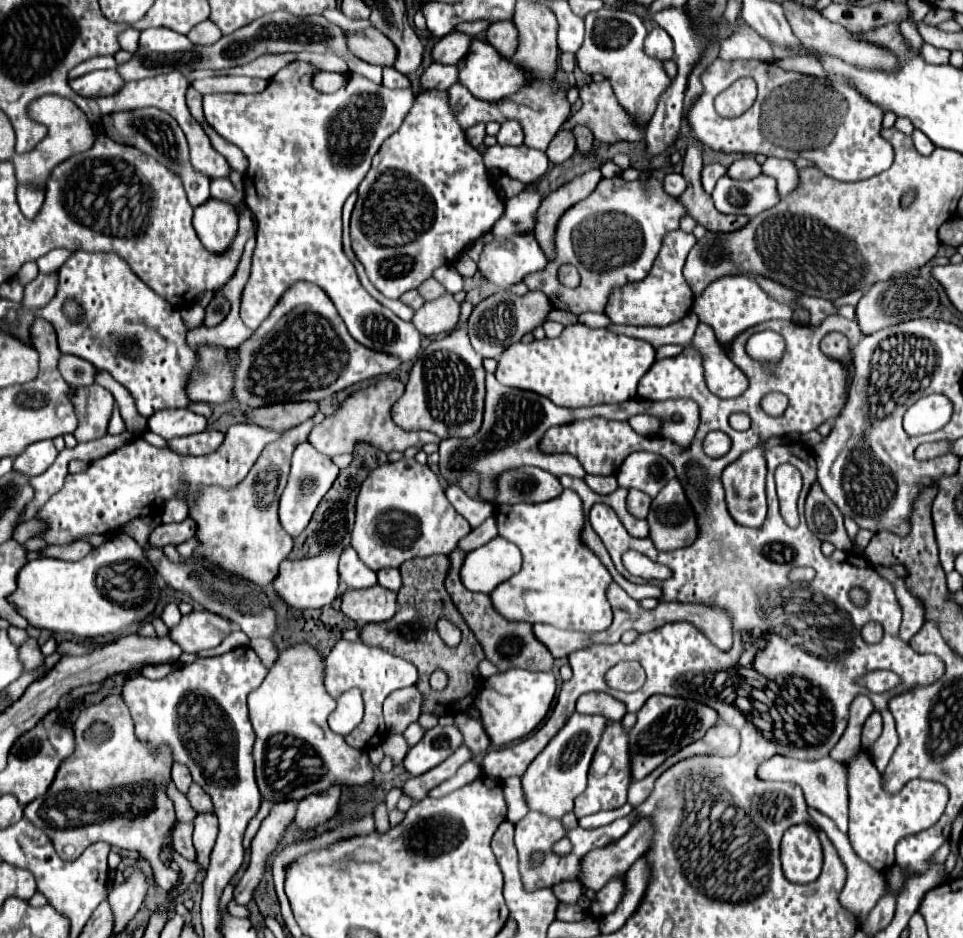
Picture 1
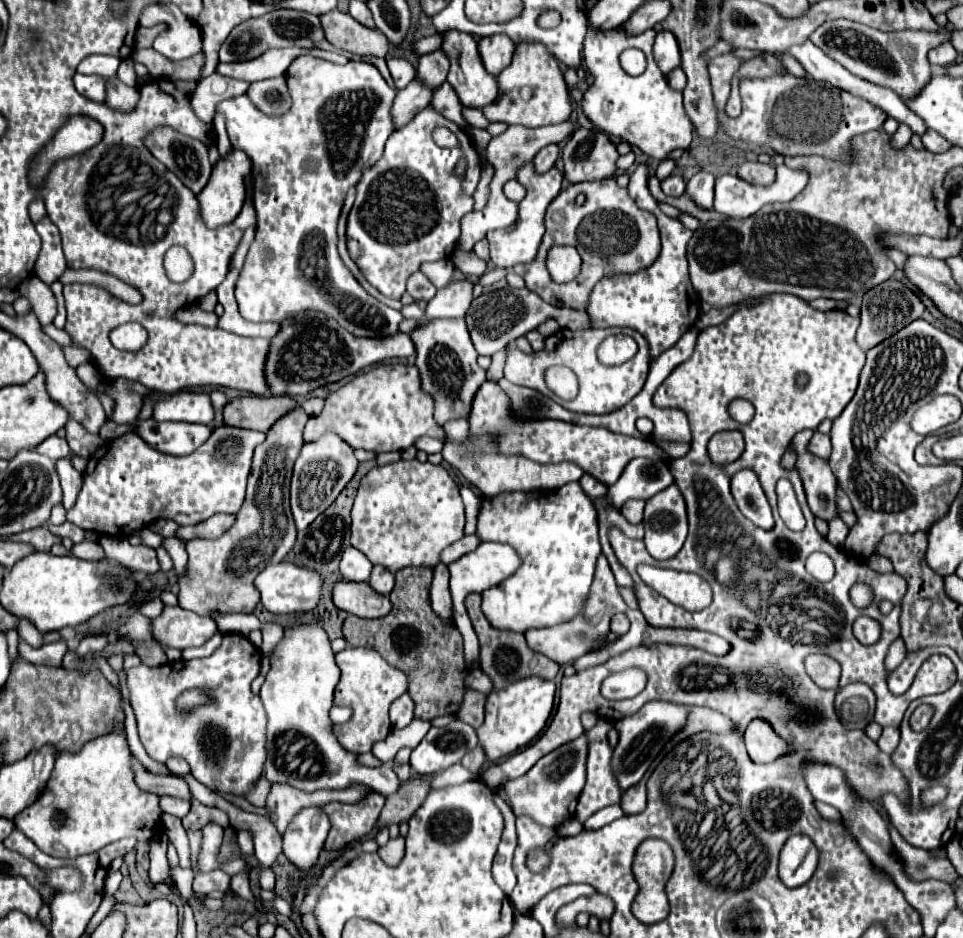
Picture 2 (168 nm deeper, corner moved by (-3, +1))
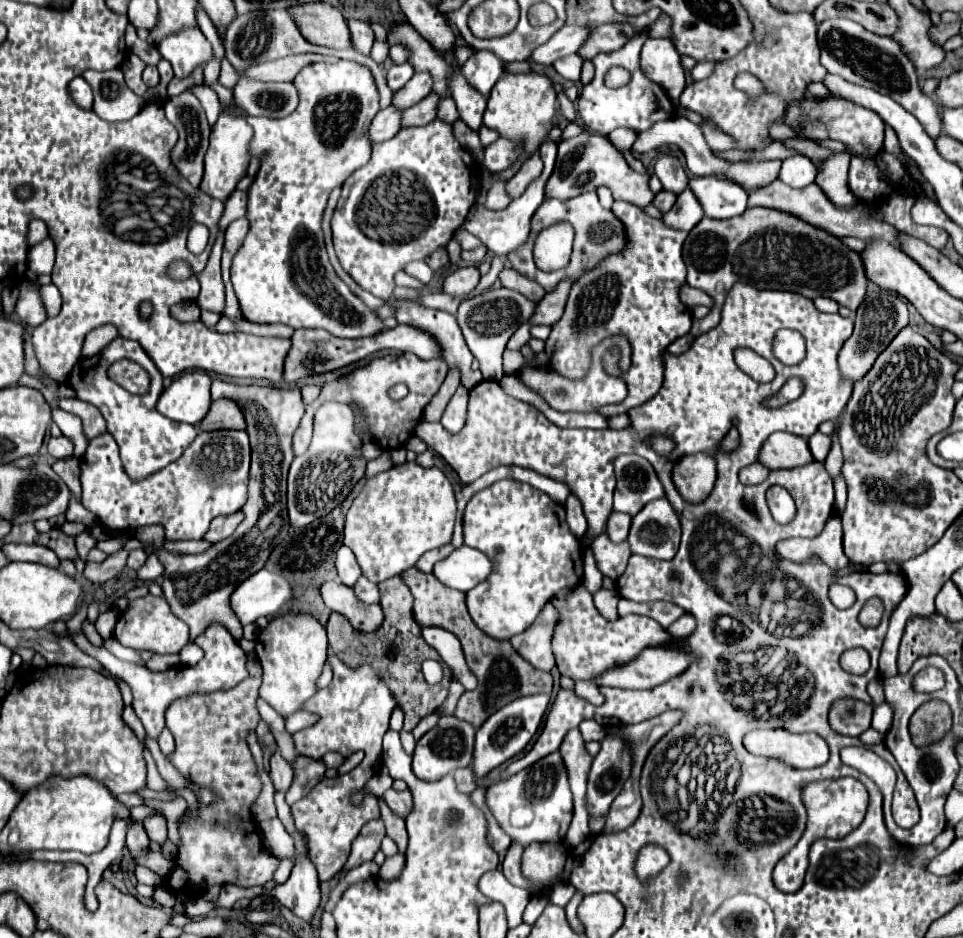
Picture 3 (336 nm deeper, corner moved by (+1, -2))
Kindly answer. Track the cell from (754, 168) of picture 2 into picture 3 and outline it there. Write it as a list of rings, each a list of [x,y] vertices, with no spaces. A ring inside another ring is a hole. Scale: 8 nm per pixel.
[[[780,179],[774,181],[772,185],[768,187],[762,187],[762,189],[756,189],[756,191],[750,191],[748,193],[748,205],[750,207],[768,207],[768,209],[778,209],[778,211],[784,211],[784,213],[790,213],[790,215],[796,215],[798,219],[804,219],[806,223],[812,223],[816,227],[822,227],[826,231],[830,231],[832,235],[836,237],[844,237],[844,235],[852,235],[852,237],[860,237],[860,239],[884,239],[888,241],[890,245],[898,247],[896,243],[896,235],[898,231],[888,225],[888,223],[880,223],[880,221],[874,221],[864,205],[858,205],[854,209],[840,209],[836,207],[834,203],[830,203],[830,199],[820,191],[818,185],[808,185],[804,189],[792,189],[788,187],[786,183],[782,183]]]

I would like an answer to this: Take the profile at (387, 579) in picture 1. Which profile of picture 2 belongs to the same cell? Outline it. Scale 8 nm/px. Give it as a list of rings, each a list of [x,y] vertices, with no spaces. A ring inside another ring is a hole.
[[[374,566],[372,570],[372,576],[370,576],[370,586],[376,588],[376,592],[388,596],[392,592],[396,584],[396,574],[392,574],[388,568],[384,566]]]

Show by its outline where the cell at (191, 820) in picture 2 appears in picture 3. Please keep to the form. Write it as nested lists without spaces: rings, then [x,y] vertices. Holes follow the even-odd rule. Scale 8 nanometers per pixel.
[[[148,747],[144,749],[144,759],[146,759],[146,763],[148,763],[148,789],[152,789],[152,791],[164,791],[164,789],[168,787],[168,783],[166,783],[166,781],[160,777],[160,773],[156,771],[156,763],[154,763]]]

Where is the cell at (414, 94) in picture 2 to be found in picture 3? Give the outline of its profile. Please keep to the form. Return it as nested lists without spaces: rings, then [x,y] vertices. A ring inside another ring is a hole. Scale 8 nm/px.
[[[386,107],[378,111],[376,119],[370,123],[370,129],[368,129],[368,137],[372,139],[372,145],[392,139],[402,129],[400,117],[402,117],[402,111],[394,107]]]

